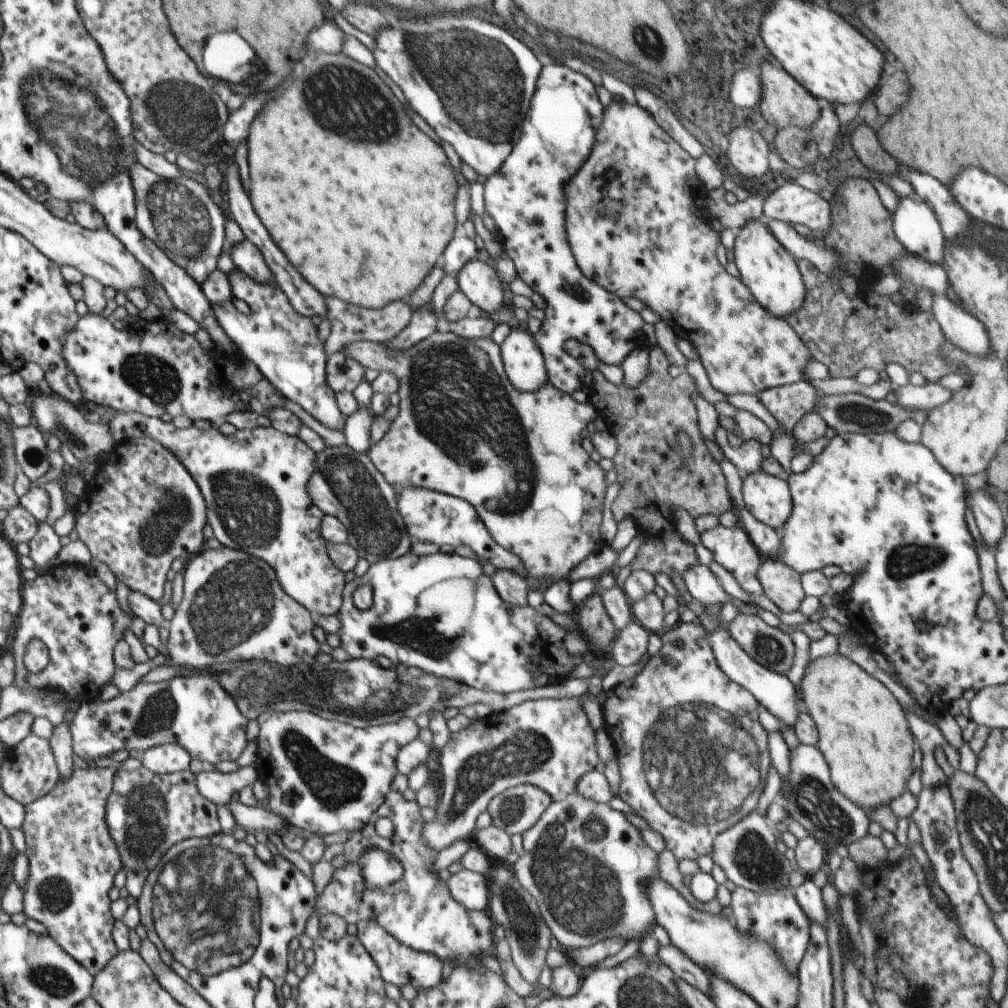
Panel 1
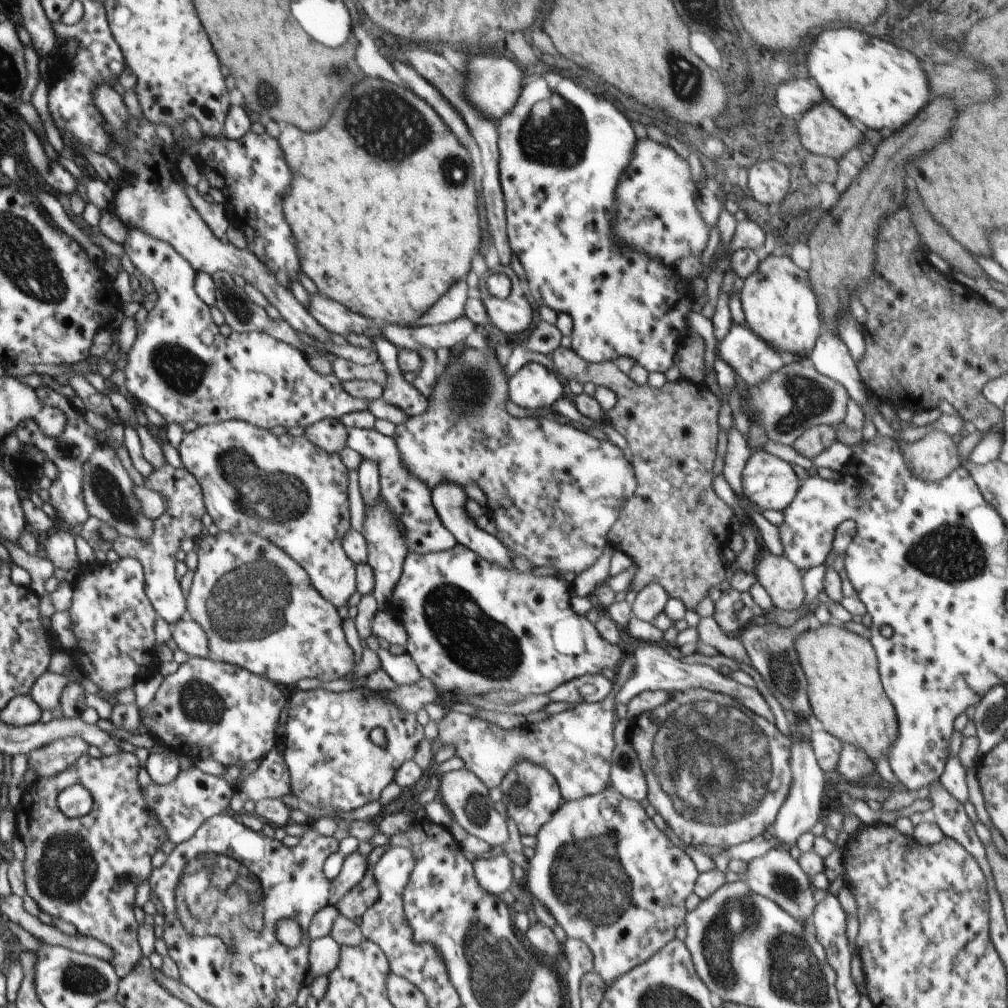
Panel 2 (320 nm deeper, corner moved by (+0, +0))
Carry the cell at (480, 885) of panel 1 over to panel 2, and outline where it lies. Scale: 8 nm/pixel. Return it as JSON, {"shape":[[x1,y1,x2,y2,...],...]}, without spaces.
{"shape":[[508,855,476,859,472,864,480,886,488,893,502,897,502,894,512,886,515,874,512,868,513,860]]}

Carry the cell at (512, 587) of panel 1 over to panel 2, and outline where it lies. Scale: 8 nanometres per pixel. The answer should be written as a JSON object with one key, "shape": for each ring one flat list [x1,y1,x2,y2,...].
{"shape":[[446,481,438,483,431,490,431,499,442,524,454,535,458,543,466,545,470,550,478,554,478,556,485,558,492,564,514,569,512,560,508,556,508,550,502,544,502,541,493,534,482,530,475,518,470,516,470,513,467,511,467,500,469,498,463,486,460,486,458,483]]}

